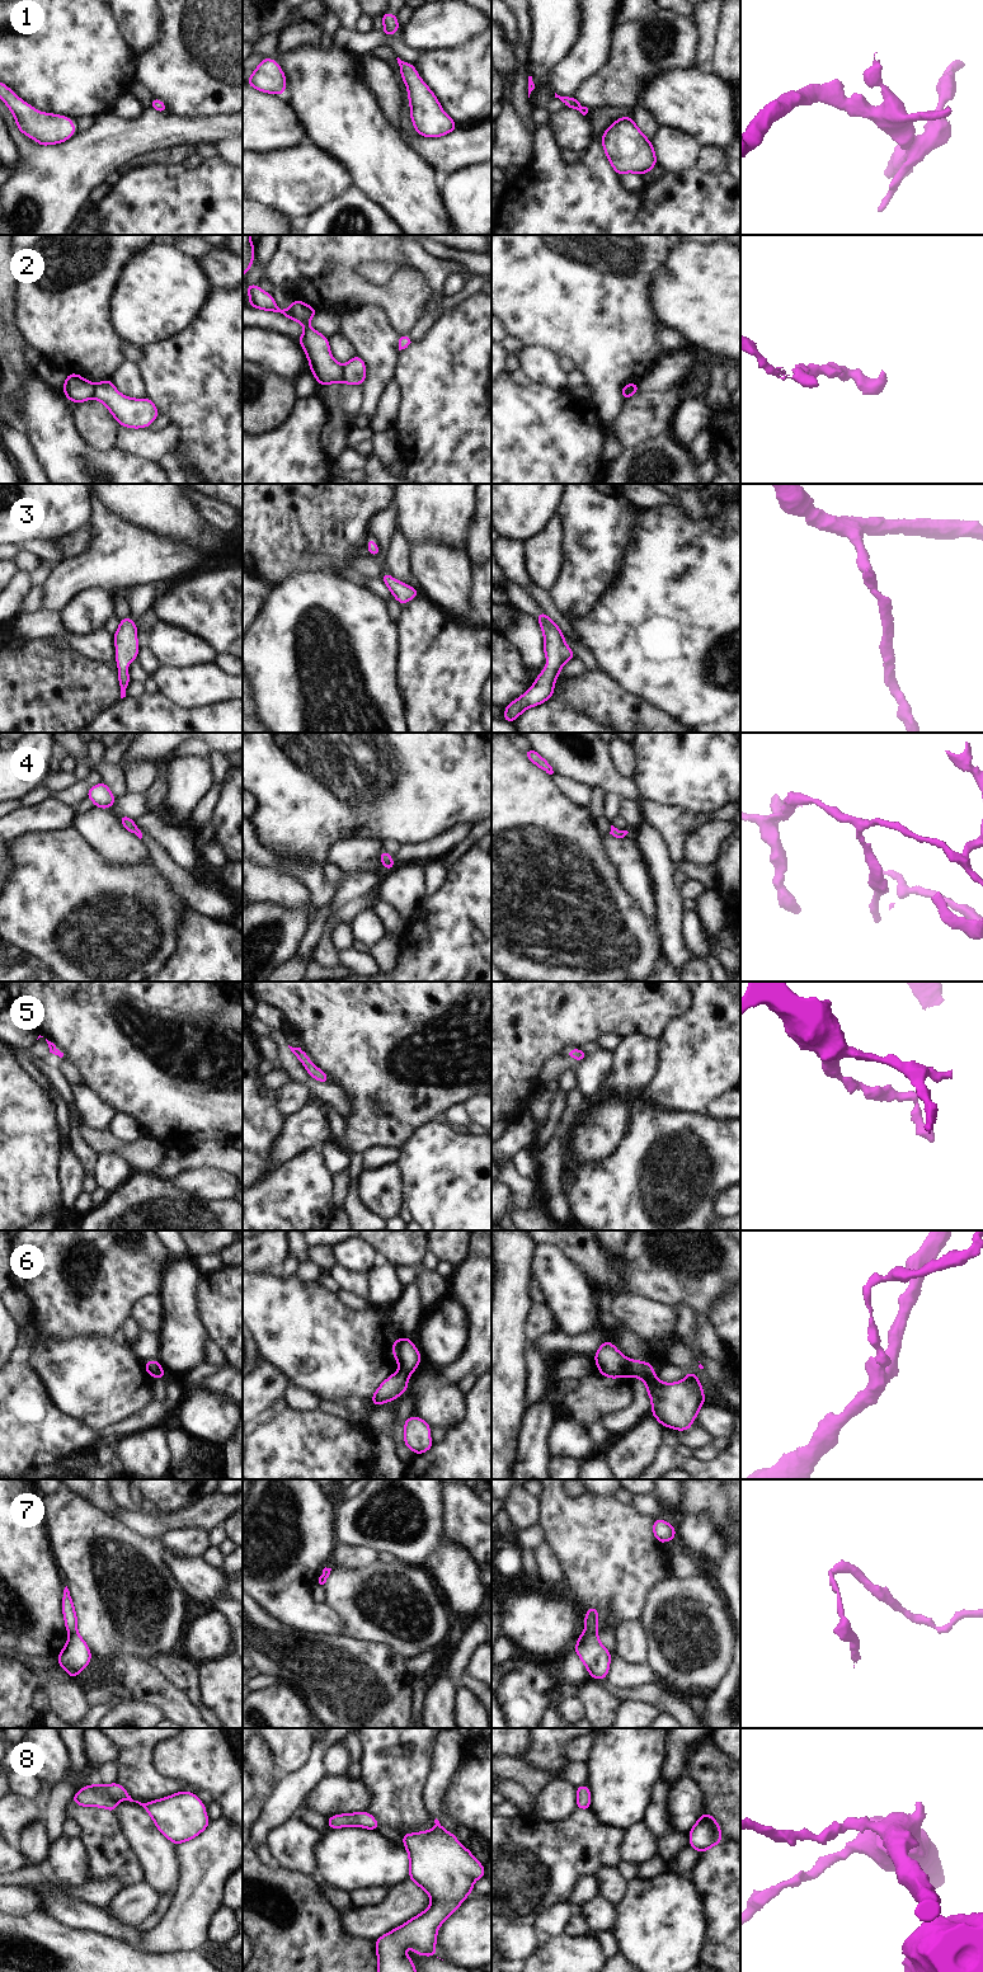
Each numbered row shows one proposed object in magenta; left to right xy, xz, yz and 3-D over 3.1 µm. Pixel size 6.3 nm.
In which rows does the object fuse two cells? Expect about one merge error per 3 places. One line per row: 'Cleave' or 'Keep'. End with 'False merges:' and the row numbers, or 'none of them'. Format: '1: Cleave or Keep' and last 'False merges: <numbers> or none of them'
1: Keep
2: Cleave
3: Keep
4: Keep
5: Keep
6: Cleave
7: Keep
8: Keep
False merges: 2, 6.

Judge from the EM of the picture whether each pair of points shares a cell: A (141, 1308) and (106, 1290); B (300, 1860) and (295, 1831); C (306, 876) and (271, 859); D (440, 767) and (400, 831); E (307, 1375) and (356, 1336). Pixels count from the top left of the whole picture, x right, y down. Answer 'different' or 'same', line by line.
A: different
B: same
C: same
D: same
E: same

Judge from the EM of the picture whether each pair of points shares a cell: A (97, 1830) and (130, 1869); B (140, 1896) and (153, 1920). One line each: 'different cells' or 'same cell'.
A: same cell
B: different cells

